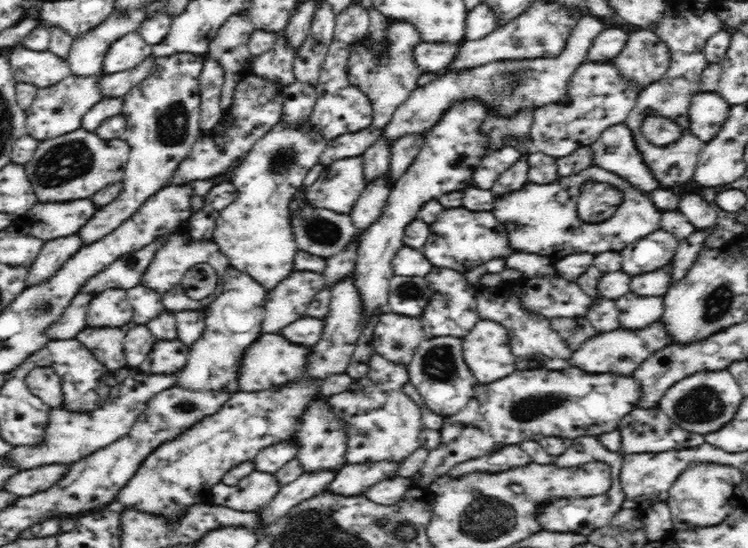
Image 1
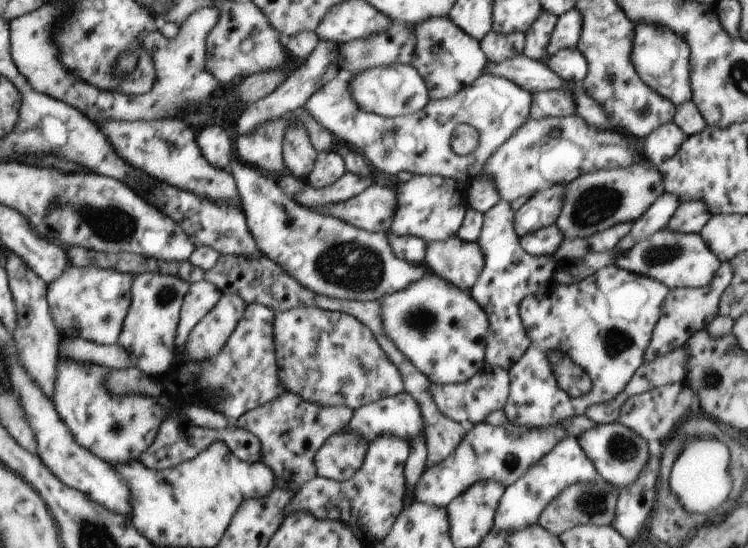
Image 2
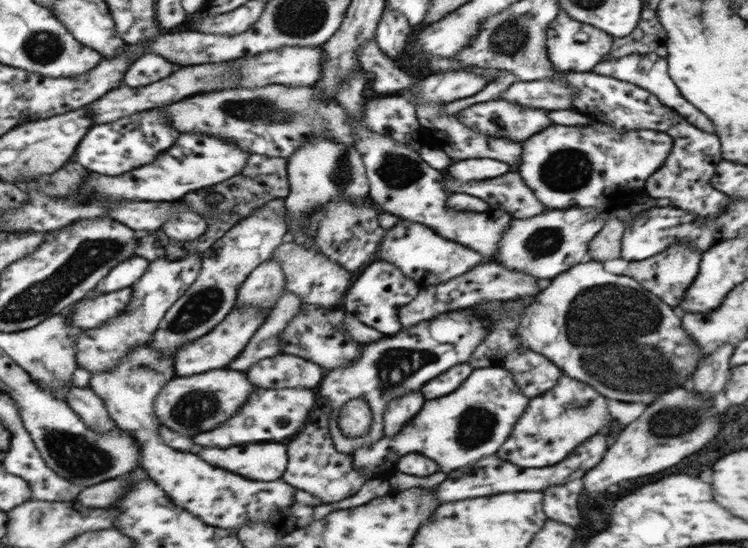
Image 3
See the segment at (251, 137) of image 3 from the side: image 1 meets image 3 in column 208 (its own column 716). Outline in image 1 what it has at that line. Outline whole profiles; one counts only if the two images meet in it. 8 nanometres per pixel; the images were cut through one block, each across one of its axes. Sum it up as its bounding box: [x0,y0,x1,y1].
[688,92,728,142]

